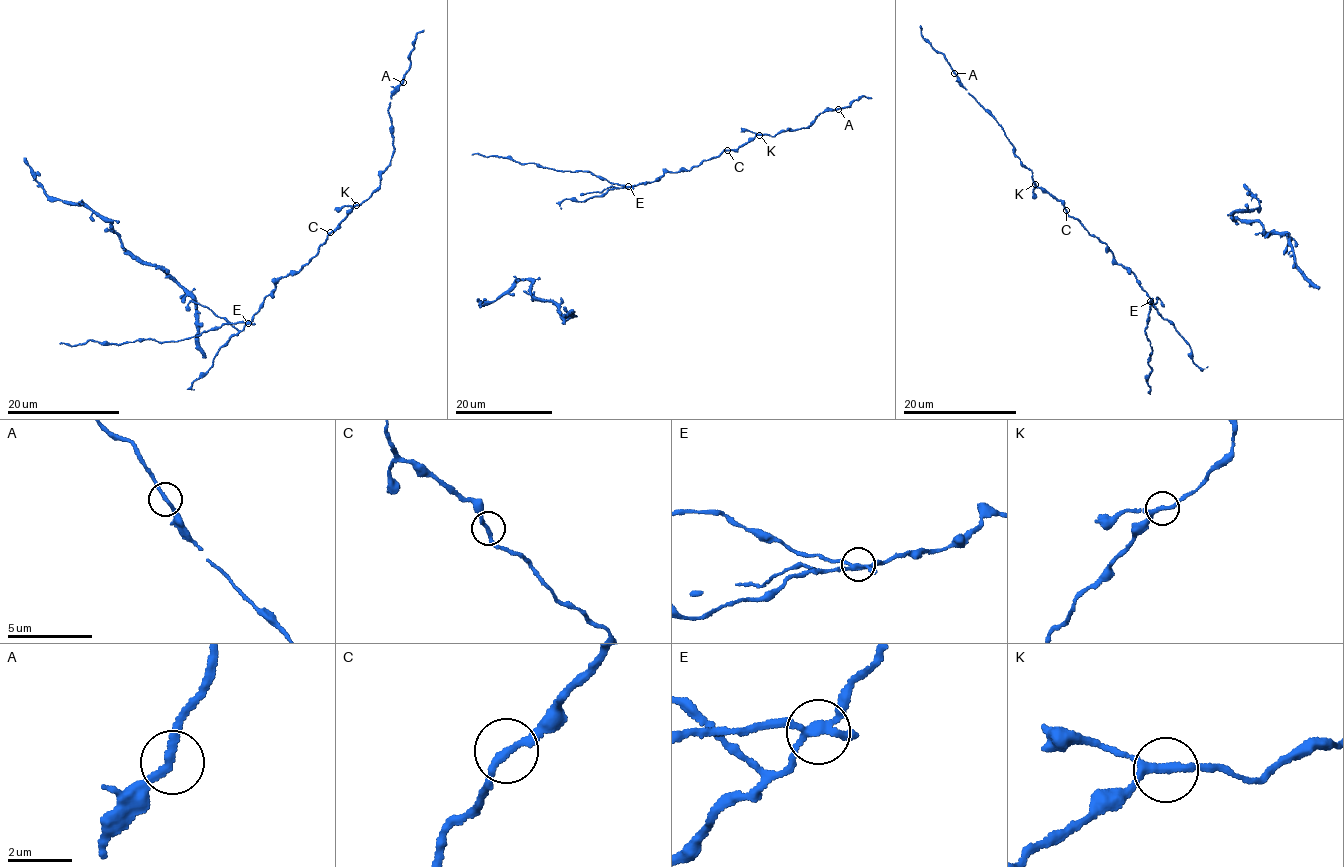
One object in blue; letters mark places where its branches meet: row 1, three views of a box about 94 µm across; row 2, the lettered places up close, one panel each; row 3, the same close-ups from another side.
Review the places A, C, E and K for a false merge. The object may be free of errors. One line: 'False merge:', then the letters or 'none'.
False merge: E

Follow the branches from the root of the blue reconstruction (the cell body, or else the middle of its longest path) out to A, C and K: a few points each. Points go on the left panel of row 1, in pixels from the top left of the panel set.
A: (237, 322), (251, 321), (276, 283), (299, 273), (354, 205), (376, 191), (394, 149), (388, 104), (403, 82)
C: (237, 322), (251, 321), (276, 283), (289, 274), (299, 273), (330, 232)
K: (237, 322), (251, 321), (276, 283), (289, 274), (299, 273), (328, 234), (337, 230), (356, 205)

